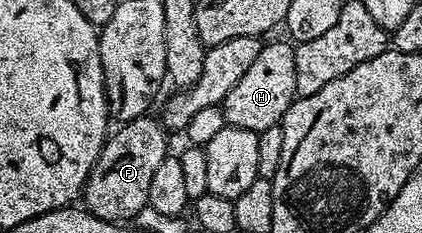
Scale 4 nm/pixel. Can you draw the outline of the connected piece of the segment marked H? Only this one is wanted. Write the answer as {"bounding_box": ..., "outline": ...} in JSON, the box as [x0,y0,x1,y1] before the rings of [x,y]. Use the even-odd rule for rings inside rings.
{"bounding_box":[220,42,296,132],"outline":[[[267,42],[256,61],[252,61],[248,73],[244,73],[244,77],[232,85],[232,93],[228,93],[228,97],[224,97],[220,104],[229,126],[260,132],[281,124],[284,113],[296,98],[294,47],[286,43]]]}

